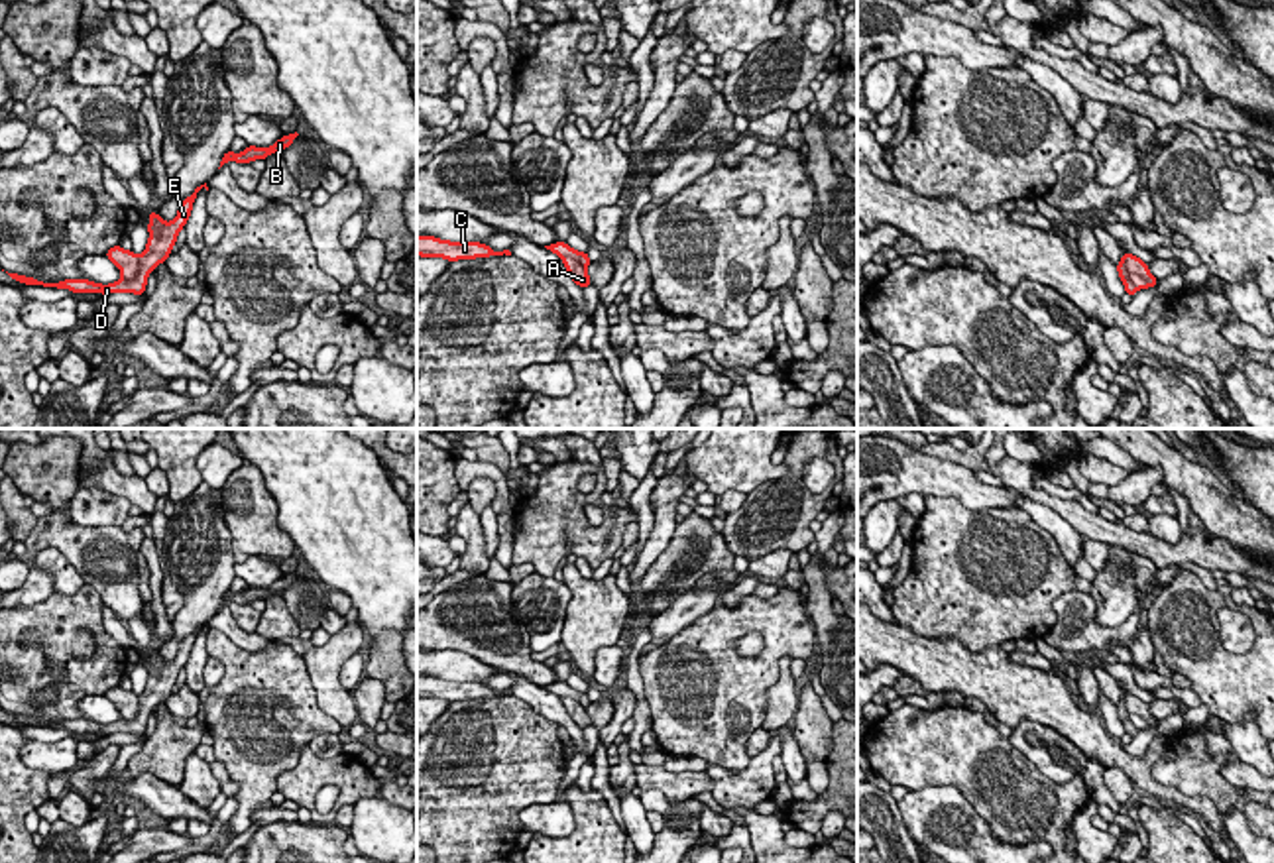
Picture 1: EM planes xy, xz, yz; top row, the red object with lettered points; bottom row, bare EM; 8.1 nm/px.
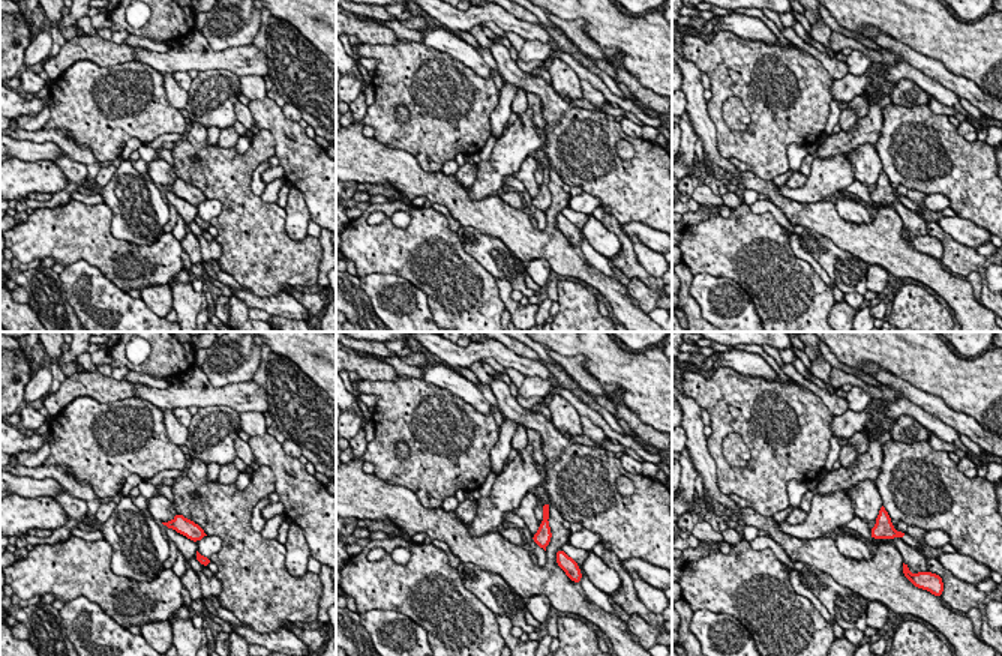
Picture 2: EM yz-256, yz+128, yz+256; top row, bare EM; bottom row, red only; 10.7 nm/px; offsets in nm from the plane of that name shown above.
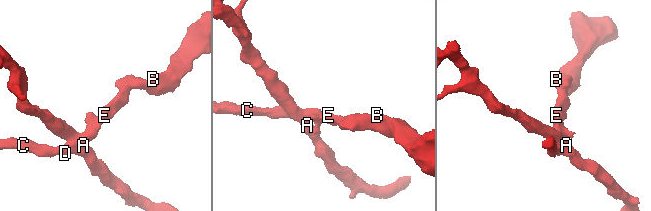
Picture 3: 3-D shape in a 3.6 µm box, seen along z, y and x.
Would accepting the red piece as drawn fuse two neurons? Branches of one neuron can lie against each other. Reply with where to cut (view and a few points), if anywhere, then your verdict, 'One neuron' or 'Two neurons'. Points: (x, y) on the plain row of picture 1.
Split along yz (1123, 692), (1127, 716), (1137, 730). Two neurons

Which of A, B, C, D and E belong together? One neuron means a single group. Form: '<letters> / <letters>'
A / B C D E

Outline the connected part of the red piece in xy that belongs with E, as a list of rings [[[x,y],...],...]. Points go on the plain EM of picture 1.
[[[206,623],[197,627],[193,635],[189,635],[185,641],[181,641],[177,657],[169,664],[155,651],[147,655],[149,678],[147,678],[145,690],[138,696],[138,714],[134,719],[120,718],[114,723],[102,725],[102,723],[94,723],[94,721],[88,721],[83,718],[65,719],[65,721],[57,721],[57,723],[43,723],[35,718],[26,718],[26,716],[18,716],[18,714],[8,714],[8,716],[12,719],[16,719],[18,723],[24,723],[24,725],[43,725],[43,727],[55,727],[55,729],[69,729],[69,731],[81,733],[81,735],[83,733],[102,733],[102,735],[134,733],[134,735],[144,735],[149,714],[159,704],[165,704],[165,700],[171,696],[171,688],[175,686],[179,672],[189,662],[193,643],[197,639],[197,633],[203,627],[208,631]]]

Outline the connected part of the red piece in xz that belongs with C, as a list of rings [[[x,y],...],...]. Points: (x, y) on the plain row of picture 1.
[[[417,676],[417,696],[421,698],[442,698],[448,702],[458,700],[476,700],[476,698],[490,698],[490,696],[511,696],[509,690],[495,692],[482,682],[450,682],[440,680],[434,676]]]

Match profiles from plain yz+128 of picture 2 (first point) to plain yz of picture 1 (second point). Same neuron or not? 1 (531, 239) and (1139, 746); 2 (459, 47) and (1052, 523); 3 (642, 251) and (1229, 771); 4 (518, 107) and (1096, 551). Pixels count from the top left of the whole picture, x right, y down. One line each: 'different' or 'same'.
1: different
2: same
3: different
4: same

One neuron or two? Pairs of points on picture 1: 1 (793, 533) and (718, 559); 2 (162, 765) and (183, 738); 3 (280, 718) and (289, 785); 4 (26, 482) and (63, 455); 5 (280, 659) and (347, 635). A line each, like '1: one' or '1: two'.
1: two
2: one
3: two
4: one
5: two

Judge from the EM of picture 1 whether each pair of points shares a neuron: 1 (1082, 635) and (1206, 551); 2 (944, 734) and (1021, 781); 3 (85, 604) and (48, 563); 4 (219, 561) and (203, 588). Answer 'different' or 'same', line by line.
1: different
2: same
3: different
4: same

